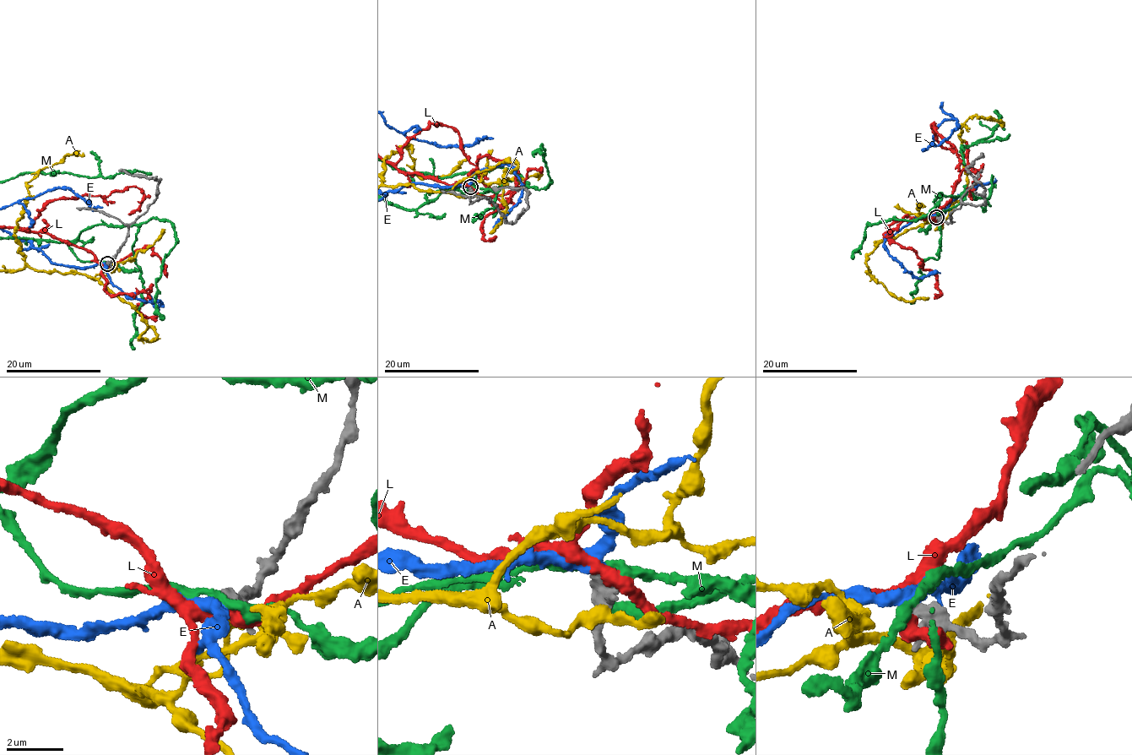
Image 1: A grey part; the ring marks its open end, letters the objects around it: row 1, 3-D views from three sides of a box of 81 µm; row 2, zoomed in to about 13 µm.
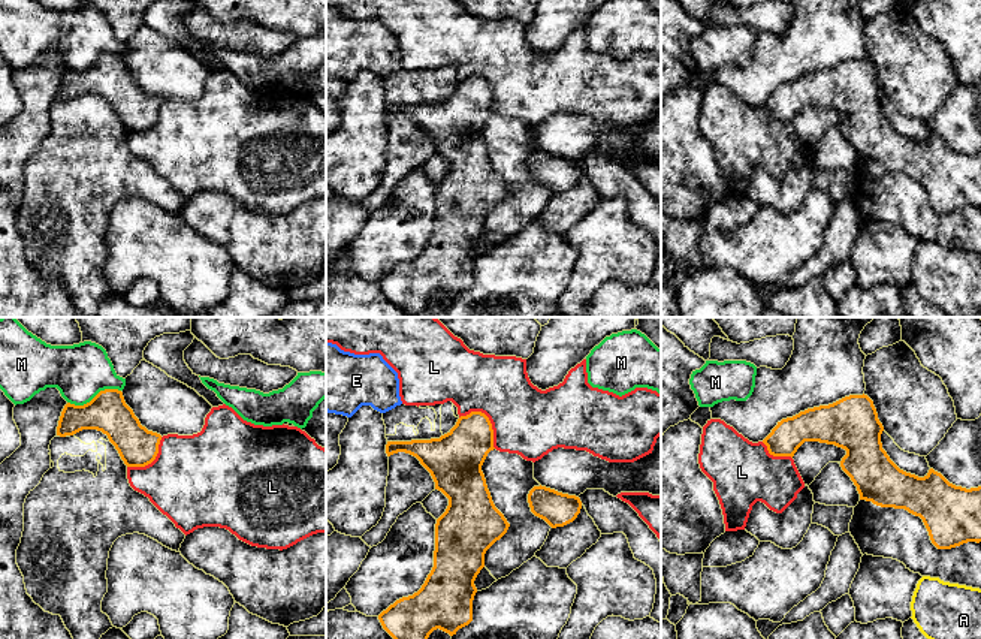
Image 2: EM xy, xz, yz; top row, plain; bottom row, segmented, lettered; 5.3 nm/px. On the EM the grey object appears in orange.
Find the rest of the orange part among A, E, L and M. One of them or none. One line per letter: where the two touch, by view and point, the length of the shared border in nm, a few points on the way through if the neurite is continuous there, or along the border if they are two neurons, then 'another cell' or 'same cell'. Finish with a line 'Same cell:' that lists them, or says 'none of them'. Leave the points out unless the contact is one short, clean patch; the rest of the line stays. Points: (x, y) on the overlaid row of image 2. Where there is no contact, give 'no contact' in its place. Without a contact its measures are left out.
A: no contact | another cell
E: no contact | same cell
L: xz (488, 419) | 260 nm | another cell
M: xy (94, 397) | 300 nm | along xy (120, 389), (100, 389), (82, 404), (68, 403) | another cell
Same cell: E

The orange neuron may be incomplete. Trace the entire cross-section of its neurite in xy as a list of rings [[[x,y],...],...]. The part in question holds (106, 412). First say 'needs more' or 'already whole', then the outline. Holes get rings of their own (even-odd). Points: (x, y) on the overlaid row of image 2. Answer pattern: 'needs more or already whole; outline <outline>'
already whole; outline [[[118,389],[100,391],[90,403],[67,403],[61,412],[57,435],[97,429],[108,435],[127,467],[145,467],[157,453],[162,435],[141,425]]]

